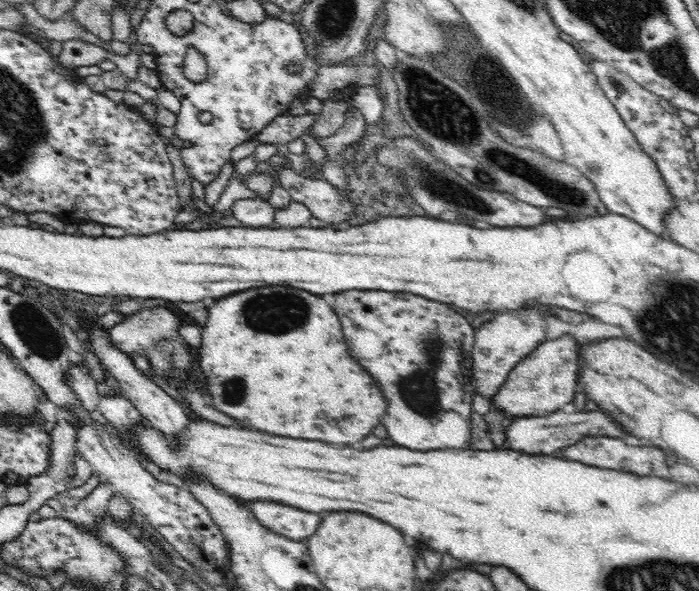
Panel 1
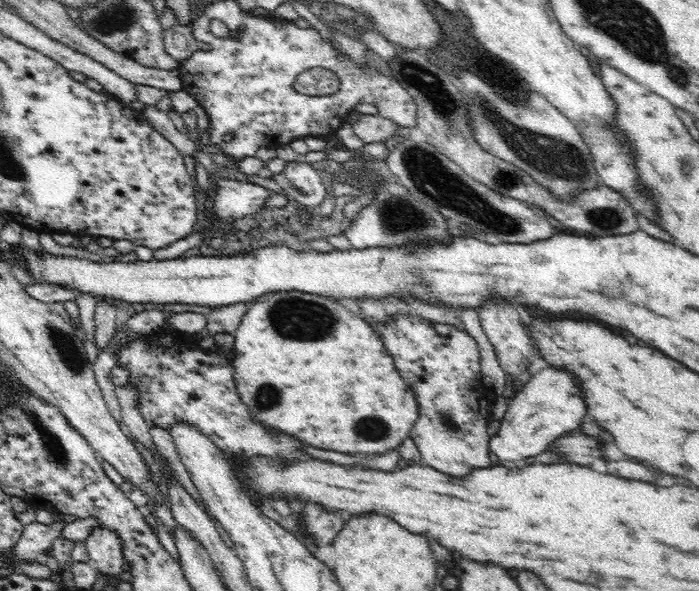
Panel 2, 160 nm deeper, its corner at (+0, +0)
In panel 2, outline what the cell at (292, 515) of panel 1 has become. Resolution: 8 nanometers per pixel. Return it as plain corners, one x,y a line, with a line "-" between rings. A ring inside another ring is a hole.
320,504
303,506
303,520
307,530
320,545
332,542
353,515
352,512
328,511
327,508
320,507

